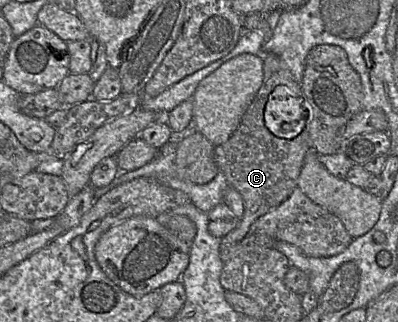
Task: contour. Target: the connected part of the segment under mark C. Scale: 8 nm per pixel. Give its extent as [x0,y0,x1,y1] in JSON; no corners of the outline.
[214,53,312,264]

